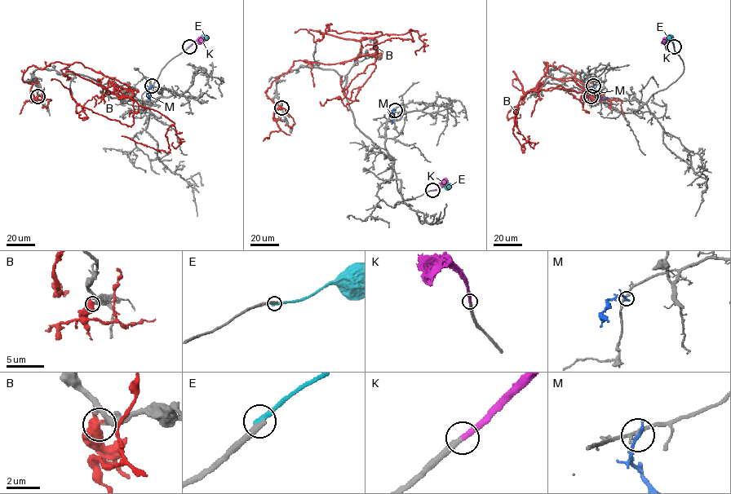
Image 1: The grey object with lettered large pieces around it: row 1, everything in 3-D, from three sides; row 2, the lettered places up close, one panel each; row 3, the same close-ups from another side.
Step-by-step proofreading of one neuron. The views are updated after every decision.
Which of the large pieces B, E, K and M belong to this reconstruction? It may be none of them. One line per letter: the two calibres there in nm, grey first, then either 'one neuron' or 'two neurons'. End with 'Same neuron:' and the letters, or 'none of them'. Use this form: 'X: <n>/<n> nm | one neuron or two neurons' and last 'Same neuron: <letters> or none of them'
B: 200/650 nm | two neurons
E: 360/340 nm | two neurons
K: 280/320 nm | one neuron
M: 200/280 nm | two neurons
Same neuron: K

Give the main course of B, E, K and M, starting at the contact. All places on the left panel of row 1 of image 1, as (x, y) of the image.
B: (37, 96), (29, 100), (28, 68), (78, 62), (128, 86), (139, 105), (134, 124), (83, 107), (50, 81)
E: (188, 46), (203, 36), (208, 36)
K: (188, 46), (196, 40), (203, 41)
M: (151, 86), (147, 92), (150, 99), (148, 97)

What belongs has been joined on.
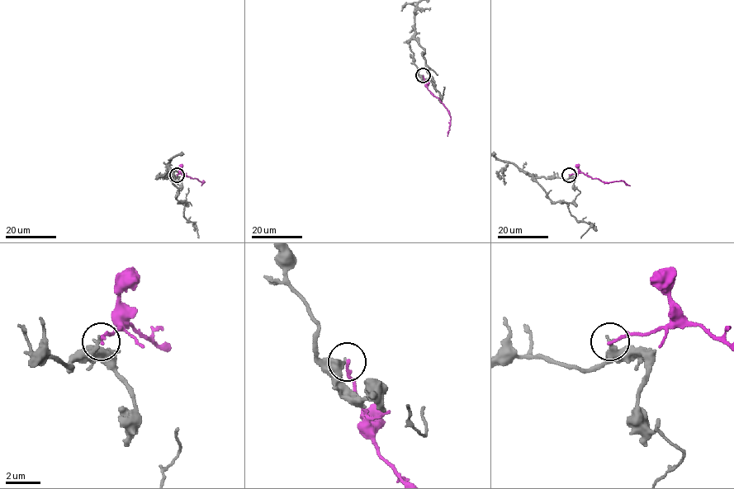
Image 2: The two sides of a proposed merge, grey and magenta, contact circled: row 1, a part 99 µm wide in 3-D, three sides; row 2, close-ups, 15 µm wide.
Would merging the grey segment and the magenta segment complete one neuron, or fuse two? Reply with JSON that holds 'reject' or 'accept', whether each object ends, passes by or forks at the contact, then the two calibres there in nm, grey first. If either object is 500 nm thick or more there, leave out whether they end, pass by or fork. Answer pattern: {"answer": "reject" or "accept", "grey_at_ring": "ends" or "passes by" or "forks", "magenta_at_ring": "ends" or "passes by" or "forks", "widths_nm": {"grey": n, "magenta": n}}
{"answer": "reject", "grey_at_ring": "ends", "magenta_at_ring": "ends", "widths_nm": {"grey": 320, "magenta": 180}}

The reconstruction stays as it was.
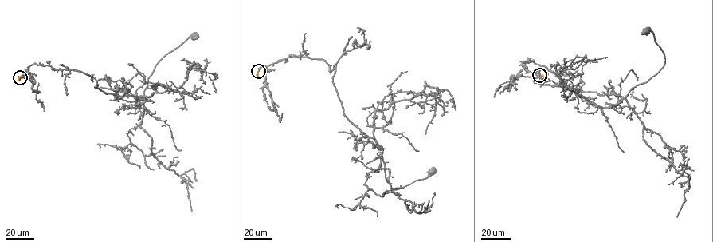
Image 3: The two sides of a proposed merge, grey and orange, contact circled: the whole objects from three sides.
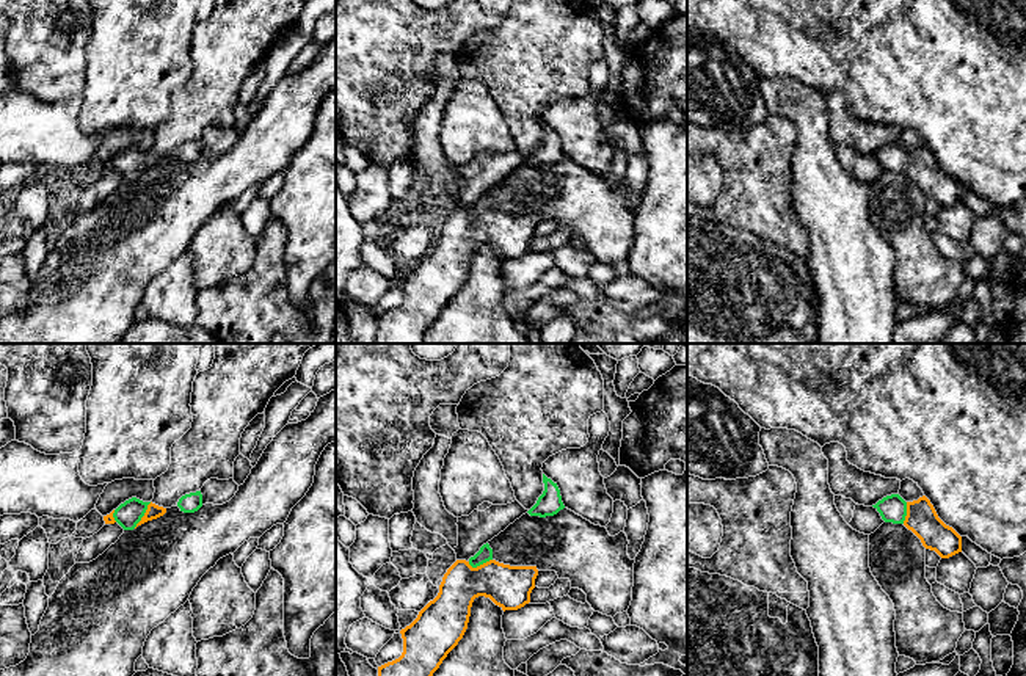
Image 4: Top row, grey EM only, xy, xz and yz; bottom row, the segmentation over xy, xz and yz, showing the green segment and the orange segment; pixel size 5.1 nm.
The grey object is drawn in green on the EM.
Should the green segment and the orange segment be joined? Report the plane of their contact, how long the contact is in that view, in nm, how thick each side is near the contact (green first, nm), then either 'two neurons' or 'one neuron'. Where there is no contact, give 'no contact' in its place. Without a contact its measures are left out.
meets green in xy; contact 160 nm long; 140 nm thick on the green side, 70 nm on the other; one neuron

